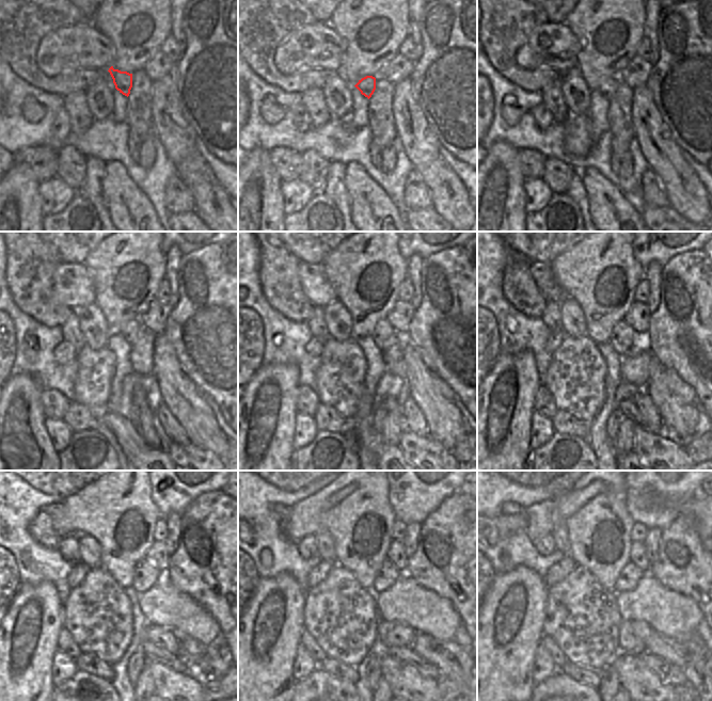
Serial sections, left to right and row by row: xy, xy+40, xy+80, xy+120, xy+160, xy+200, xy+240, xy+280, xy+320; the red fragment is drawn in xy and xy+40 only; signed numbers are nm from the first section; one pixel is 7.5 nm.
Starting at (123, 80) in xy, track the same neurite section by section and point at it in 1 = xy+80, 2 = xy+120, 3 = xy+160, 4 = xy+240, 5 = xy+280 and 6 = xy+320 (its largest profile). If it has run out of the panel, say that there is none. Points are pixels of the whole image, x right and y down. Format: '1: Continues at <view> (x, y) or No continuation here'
1: Continues at xy+80 (607, 88)
2: Continues at xy+120 (129, 332)
3: Continues at xy+160 (383, 334)
4: Continues at xy+240 (145, 574)
5: Continues at xy+280 (388, 574)
6: Continues at xy+320 (630, 575)

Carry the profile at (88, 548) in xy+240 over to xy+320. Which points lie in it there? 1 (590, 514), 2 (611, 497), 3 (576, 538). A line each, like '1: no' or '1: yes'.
1: no
2: no
3: no

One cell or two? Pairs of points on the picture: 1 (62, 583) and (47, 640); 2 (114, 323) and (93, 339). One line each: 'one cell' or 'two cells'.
1: two cells
2: two cells

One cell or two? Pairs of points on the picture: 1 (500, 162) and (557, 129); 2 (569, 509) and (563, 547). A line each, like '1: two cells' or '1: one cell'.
1: two cells
2: one cell

